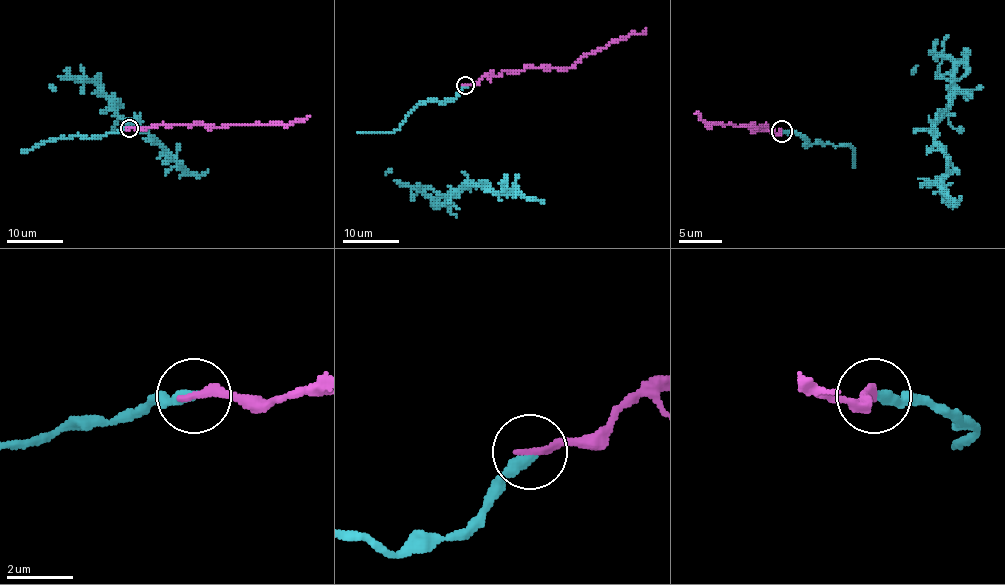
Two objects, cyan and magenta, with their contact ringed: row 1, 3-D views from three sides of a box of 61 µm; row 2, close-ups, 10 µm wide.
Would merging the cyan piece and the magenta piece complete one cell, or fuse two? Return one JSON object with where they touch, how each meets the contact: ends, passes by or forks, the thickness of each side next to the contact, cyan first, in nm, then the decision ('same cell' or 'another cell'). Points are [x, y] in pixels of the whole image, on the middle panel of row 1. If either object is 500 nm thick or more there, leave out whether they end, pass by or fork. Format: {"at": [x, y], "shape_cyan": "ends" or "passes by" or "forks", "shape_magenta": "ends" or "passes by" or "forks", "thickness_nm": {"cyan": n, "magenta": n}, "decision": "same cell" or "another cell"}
{"at": [465, 85], "shape_cyan": "ends", "shape_magenta": "ends", "thickness_nm": {"cyan": 360, "magenta": 240}, "decision": "same cell"}

